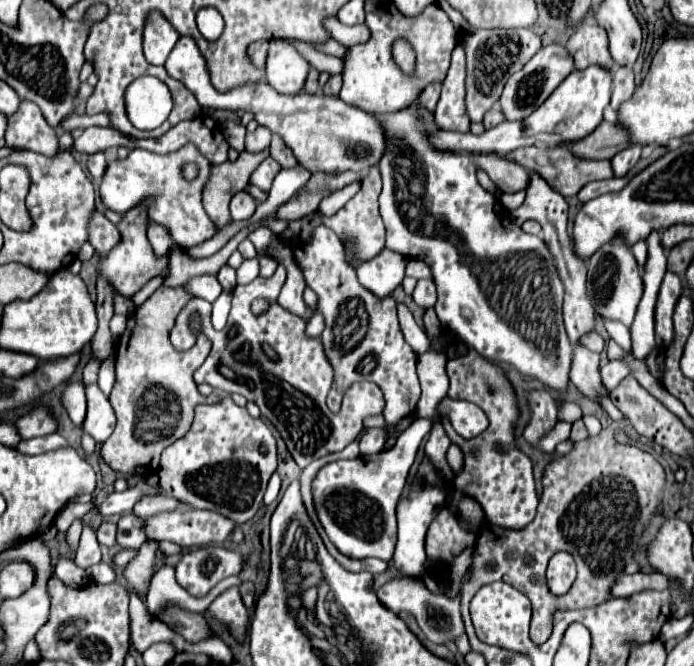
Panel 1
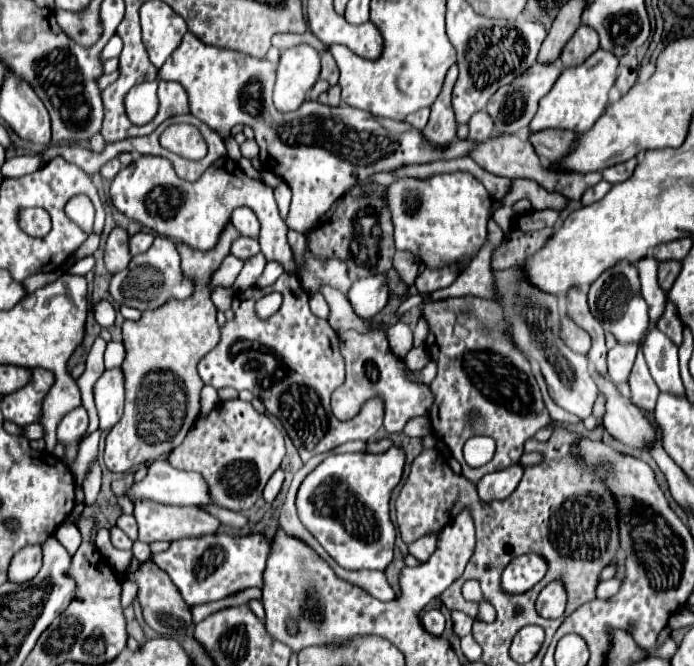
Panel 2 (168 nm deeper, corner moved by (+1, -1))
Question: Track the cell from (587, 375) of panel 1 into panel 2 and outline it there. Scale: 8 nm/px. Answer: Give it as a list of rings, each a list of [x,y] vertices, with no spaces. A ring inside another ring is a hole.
[[[593,371],[591,377],[599,389],[599,395],[605,397],[603,427],[621,443],[637,449],[645,449],[649,441],[655,441],[653,427],[647,423],[643,413],[619,393],[615,383],[597,371]]]

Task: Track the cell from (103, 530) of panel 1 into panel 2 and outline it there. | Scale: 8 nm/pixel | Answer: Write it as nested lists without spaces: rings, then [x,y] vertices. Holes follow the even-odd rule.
[[[111,527],[111,543],[117,549],[131,549],[131,545],[133,545],[133,541],[129,541],[129,537],[119,527]]]

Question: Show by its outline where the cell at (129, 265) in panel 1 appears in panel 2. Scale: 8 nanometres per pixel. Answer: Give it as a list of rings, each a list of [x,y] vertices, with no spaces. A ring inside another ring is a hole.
[[[135,233],[131,239],[129,239],[129,251],[131,251],[131,257],[137,257],[141,253],[145,253],[153,243],[153,235],[151,233]]]

